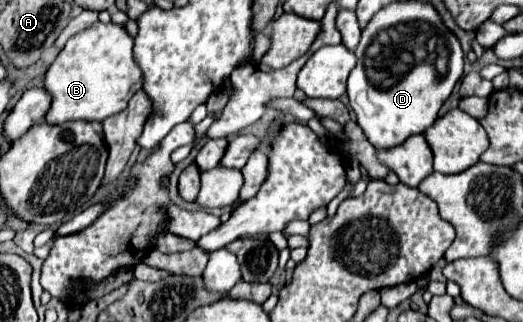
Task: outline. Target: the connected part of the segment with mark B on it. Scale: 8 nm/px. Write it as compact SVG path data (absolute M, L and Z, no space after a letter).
M97 22L85 32L69 38L55 62L45 72L45 90L51 96L51 106L45 116L47 124L63 124L67 120L97 120L127 108L129 98L143 84L141 70L133 60L133 38L117 24Z

